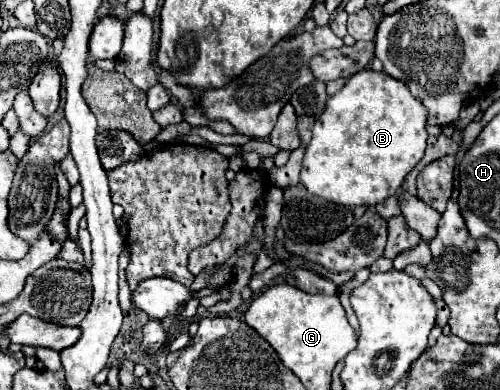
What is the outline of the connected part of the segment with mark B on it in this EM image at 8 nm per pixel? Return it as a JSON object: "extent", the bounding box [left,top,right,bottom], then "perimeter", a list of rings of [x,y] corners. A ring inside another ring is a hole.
{"extent":[300,69,426,207],"perimeter":[[[364,69],[350,77],[346,85],[328,99],[324,113],[316,119],[312,127],[312,139],[304,153],[300,181],[308,193],[330,203],[342,207],[374,207],[402,187],[406,175],[424,155],[426,137],[426,111],[422,103],[410,95],[408,87],[386,73]]]}

